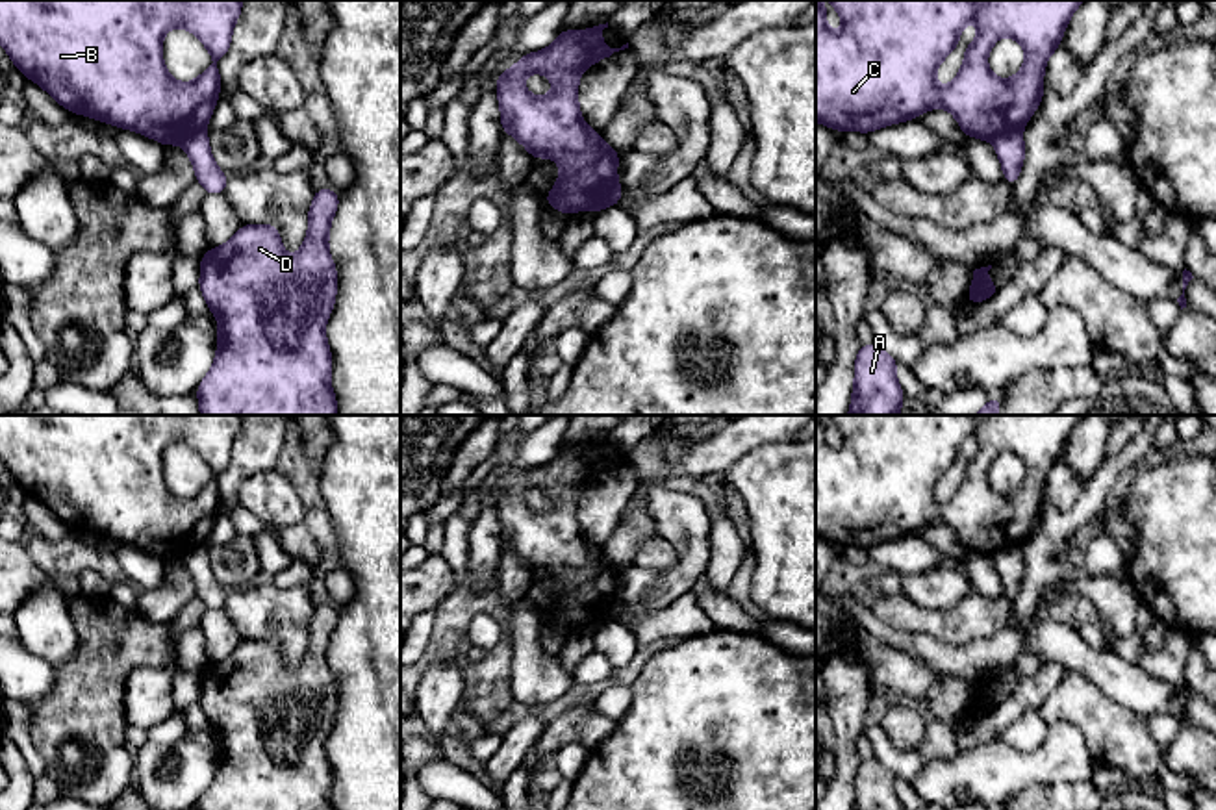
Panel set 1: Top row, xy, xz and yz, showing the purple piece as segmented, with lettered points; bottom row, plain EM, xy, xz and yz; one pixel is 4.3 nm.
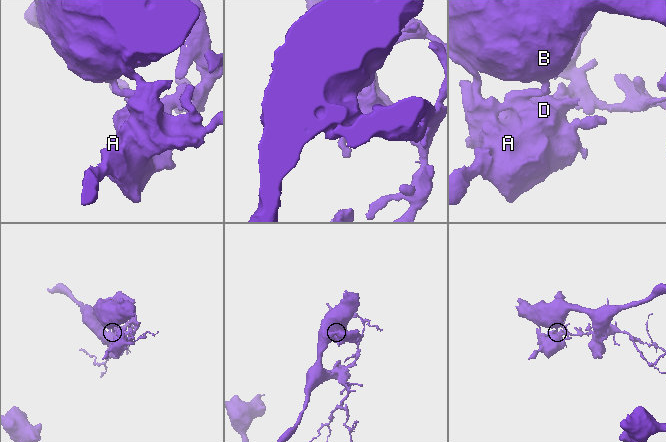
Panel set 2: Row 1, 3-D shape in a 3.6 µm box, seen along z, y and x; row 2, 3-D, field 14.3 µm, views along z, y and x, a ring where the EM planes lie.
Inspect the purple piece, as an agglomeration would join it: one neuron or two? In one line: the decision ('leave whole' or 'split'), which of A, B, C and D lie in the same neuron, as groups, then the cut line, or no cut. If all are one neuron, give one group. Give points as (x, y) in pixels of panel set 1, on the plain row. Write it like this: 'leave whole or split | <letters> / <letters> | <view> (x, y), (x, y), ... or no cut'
split | A D / B C | yz (1020, 545), (1003, 545), (992, 556)

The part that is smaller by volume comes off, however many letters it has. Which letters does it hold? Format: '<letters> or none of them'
A, D

